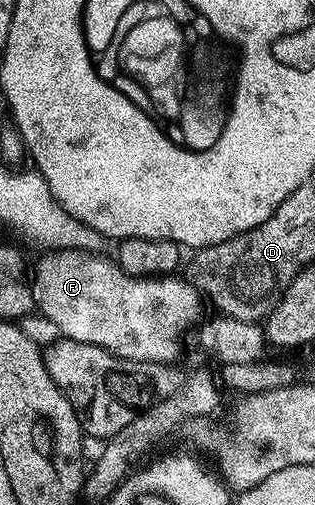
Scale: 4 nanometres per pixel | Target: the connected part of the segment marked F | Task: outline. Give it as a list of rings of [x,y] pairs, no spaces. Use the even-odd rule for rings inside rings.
[[[47,253],[43,260],[39,263],[39,268],[34,268],[33,278],[31,279],[31,292],[35,298],[35,306],[38,314],[49,317],[49,321],[57,321],[57,329],[60,336],[72,339],[73,341],[81,341],[82,343],[92,343],[98,347],[104,347],[107,351],[112,351],[114,355],[119,355],[122,359],[132,359],[133,361],[141,361],[142,363],[171,363],[174,355],[179,347],[175,341],[179,334],[186,327],[194,328],[200,322],[199,303],[201,304],[201,296],[194,286],[186,278],[180,277],[164,277],[162,279],[138,279],[126,273],[119,268],[119,264],[107,257],[96,257],[91,253]]]

